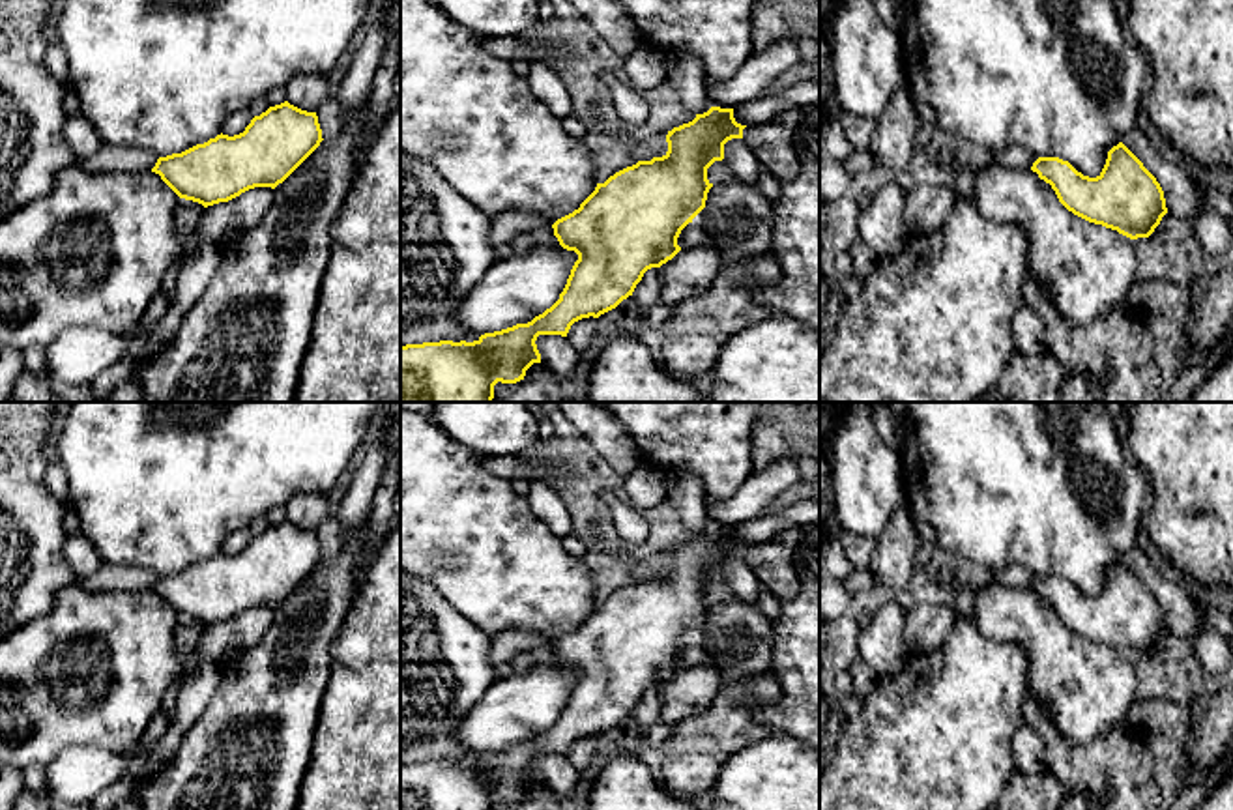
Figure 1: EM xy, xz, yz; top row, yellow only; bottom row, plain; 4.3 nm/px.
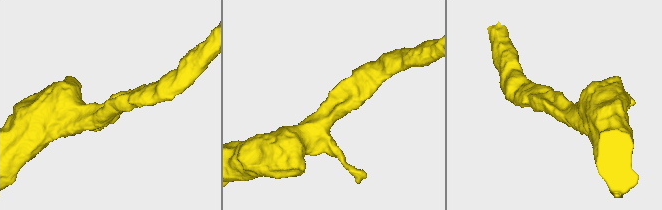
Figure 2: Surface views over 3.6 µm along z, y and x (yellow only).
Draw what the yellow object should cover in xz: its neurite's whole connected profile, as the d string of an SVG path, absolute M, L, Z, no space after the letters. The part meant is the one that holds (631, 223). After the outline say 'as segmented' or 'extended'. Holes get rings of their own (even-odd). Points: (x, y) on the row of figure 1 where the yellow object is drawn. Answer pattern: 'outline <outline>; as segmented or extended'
outline M711 107L668 131L662 157L638 161L597 183L578 210L552 224L559 245L578 254L559 299L531 322L485 333L473 342L400 346L400 402L492 402L498 382L516 383L533 363L541 363L535 344L539 335L567 337L574 322L599 318L632 296L647 269L660 268L681 251L677 238L705 208L713 187L707 168L724 159L728 140L743 138L745 127L735 122L733 108Z; as segmented

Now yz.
outline M1123 142L1108 152L1106 165L1096 178L1083 176L1059 157L1038 157L1031 170L1052 185L1068 211L1089 223L1117 230L1130 239L1149 238L1168 213L1160 183Z; as segmented

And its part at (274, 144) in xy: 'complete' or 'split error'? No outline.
complete

